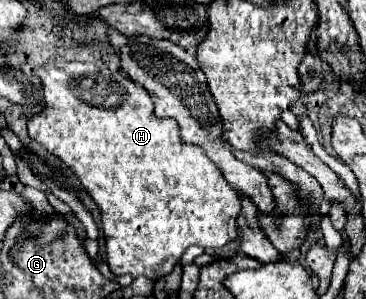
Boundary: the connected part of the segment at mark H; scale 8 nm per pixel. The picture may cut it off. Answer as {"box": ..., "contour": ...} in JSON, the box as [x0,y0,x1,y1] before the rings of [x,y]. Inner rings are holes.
{"box":[28,58,240,282],"contour":[[[54,58],[34,68],[34,76],[42,82],[44,98],[42,112],[28,120],[28,134],[50,154],[58,156],[98,204],[106,240],[106,262],[112,274],[130,274],[134,278],[146,274],[154,282],[172,272],[188,246],[218,248],[238,238],[236,216],[240,212],[240,194],[228,186],[220,170],[216,170],[200,148],[180,144],[174,120],[156,120],[152,100],[144,88],[132,84],[120,72],[116,74],[90,62],[64,62],[62,66]]]}

